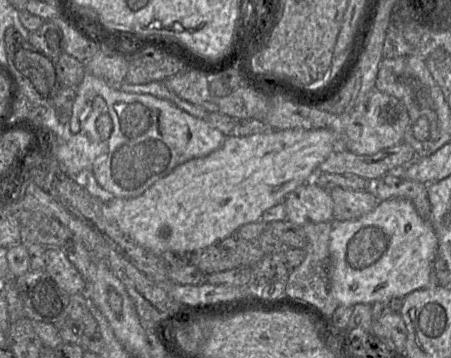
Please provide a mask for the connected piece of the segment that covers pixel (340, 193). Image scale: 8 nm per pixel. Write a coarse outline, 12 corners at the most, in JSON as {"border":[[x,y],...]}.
{"border":[[334,188],[333,222],[357,219],[379,204],[366,190]]}

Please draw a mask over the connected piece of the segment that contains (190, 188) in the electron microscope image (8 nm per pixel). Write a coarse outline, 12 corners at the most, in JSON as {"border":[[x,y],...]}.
{"border":[[326,129],[226,137],[105,203],[160,256],[259,222],[337,148]]}

